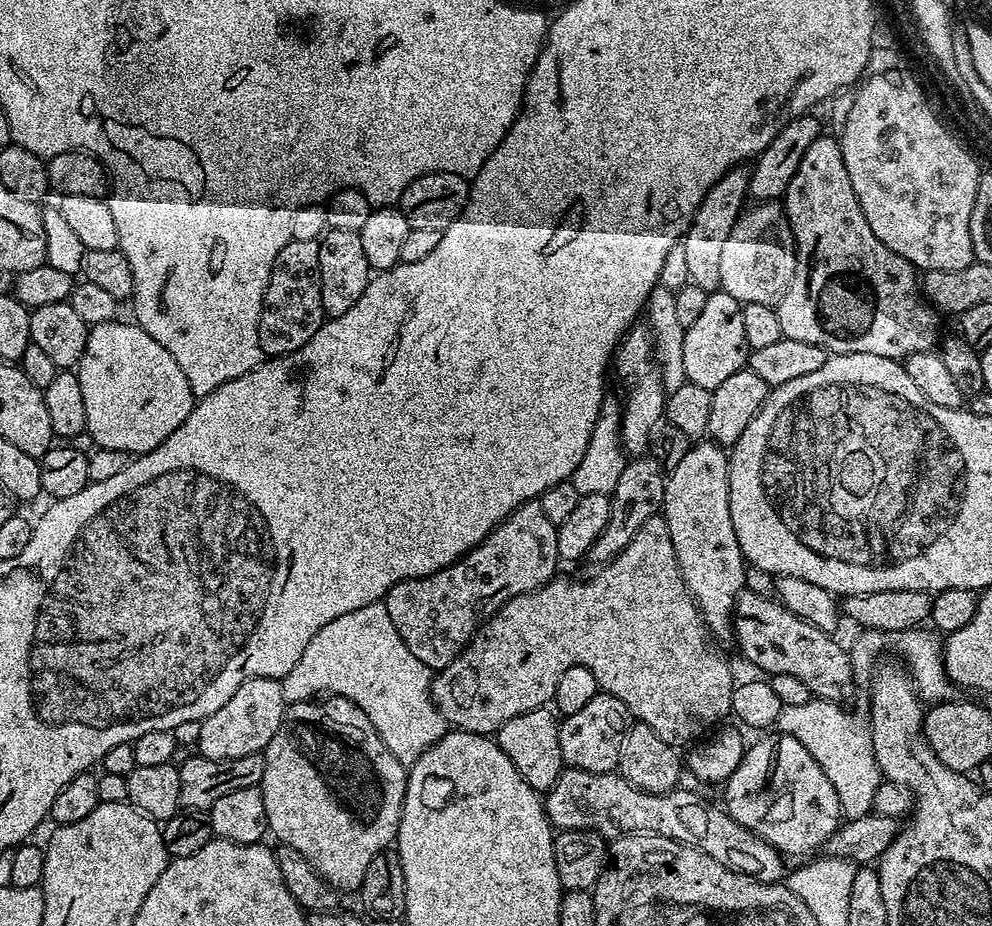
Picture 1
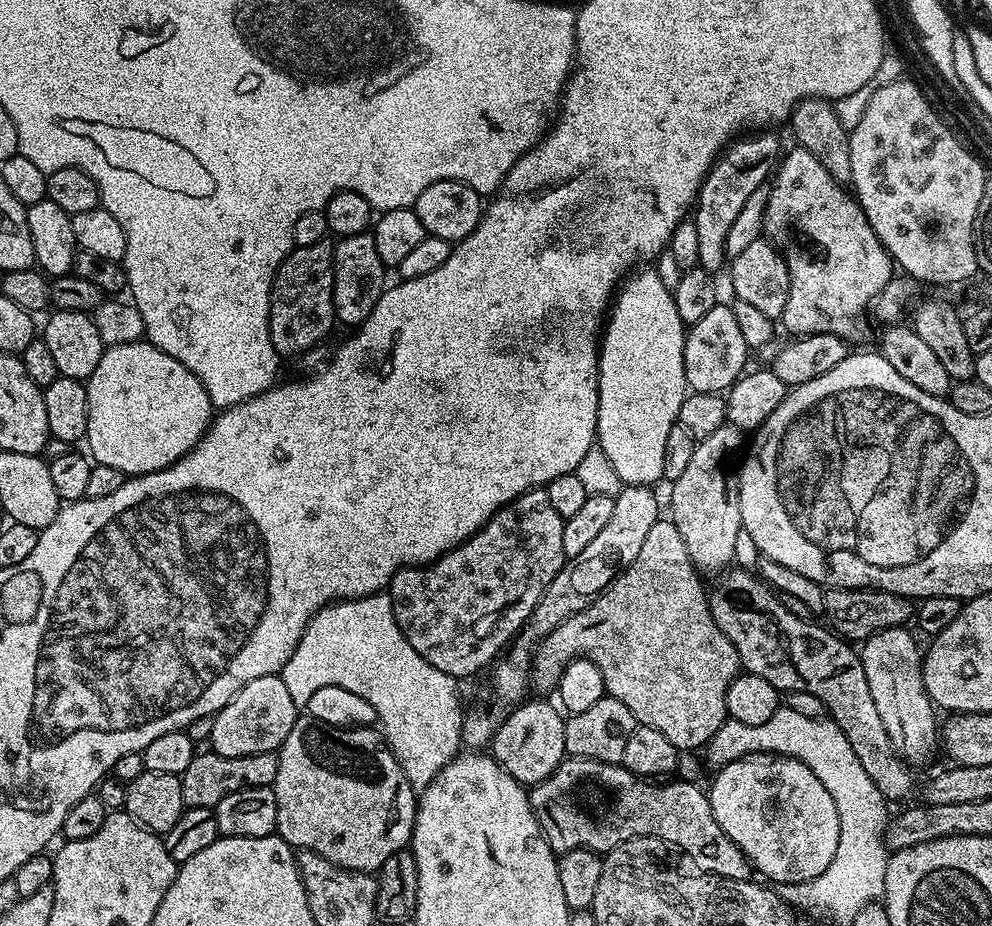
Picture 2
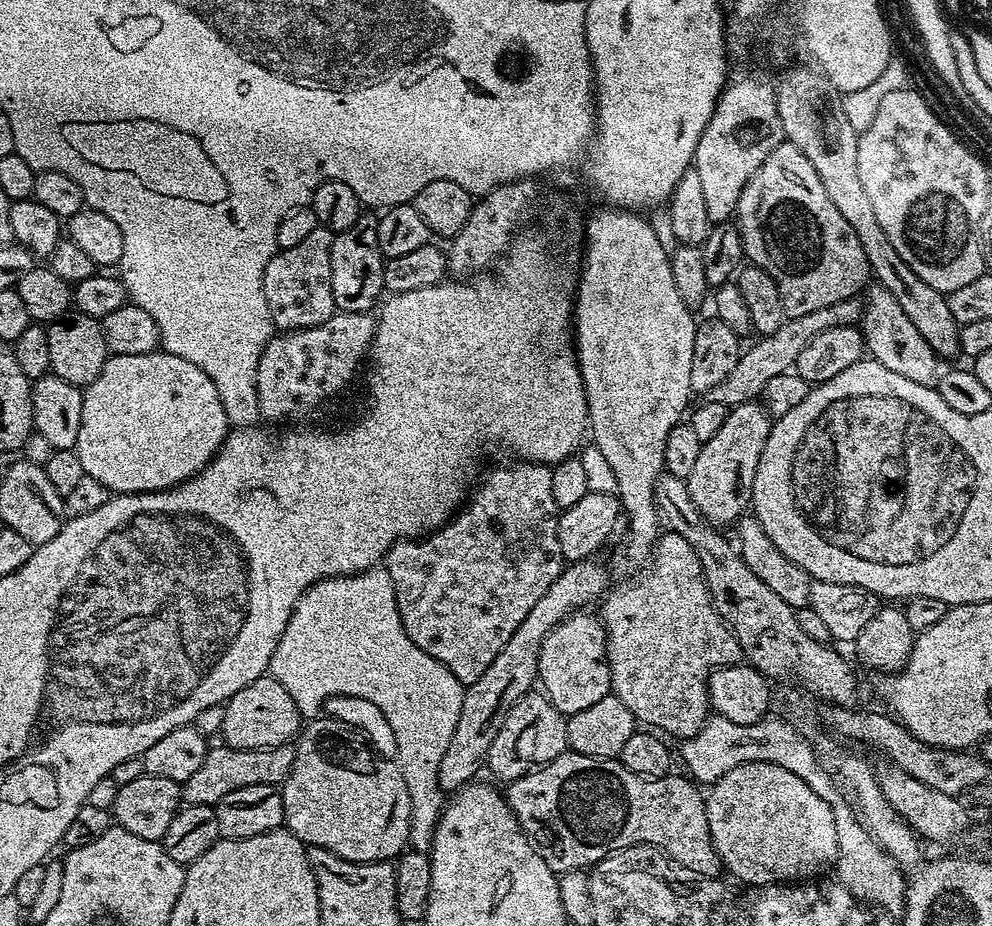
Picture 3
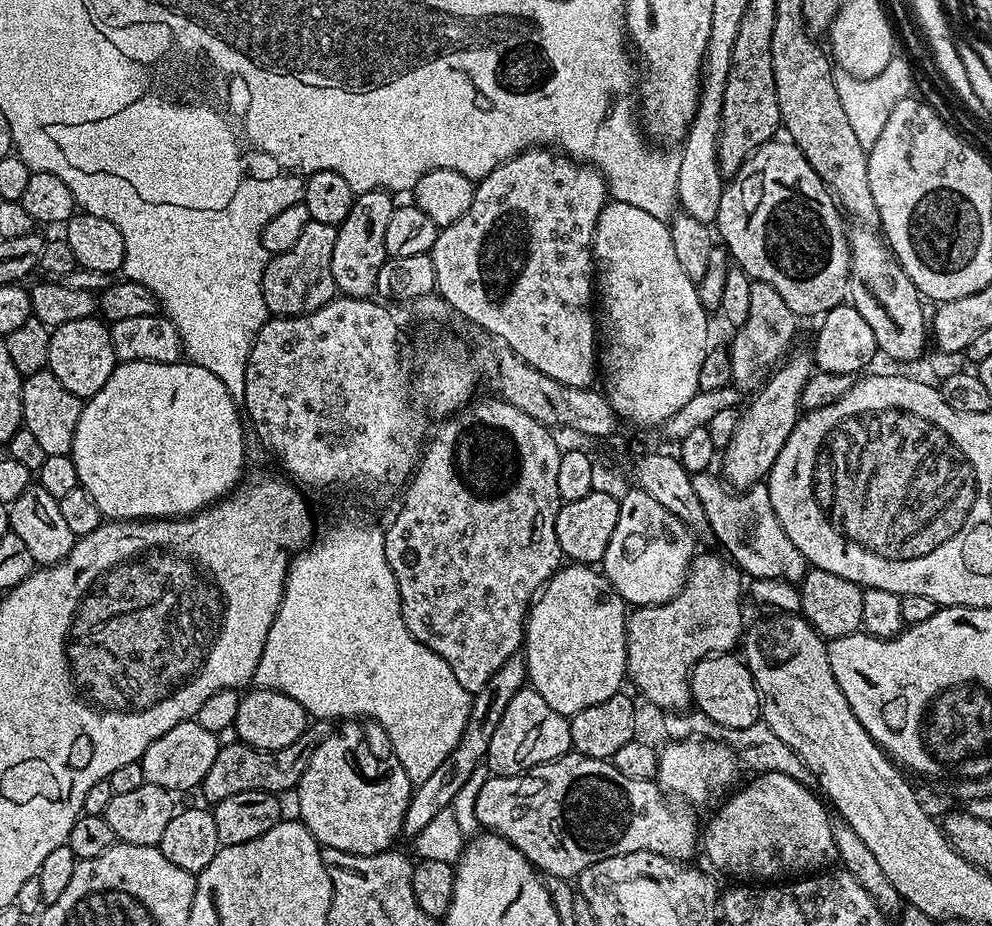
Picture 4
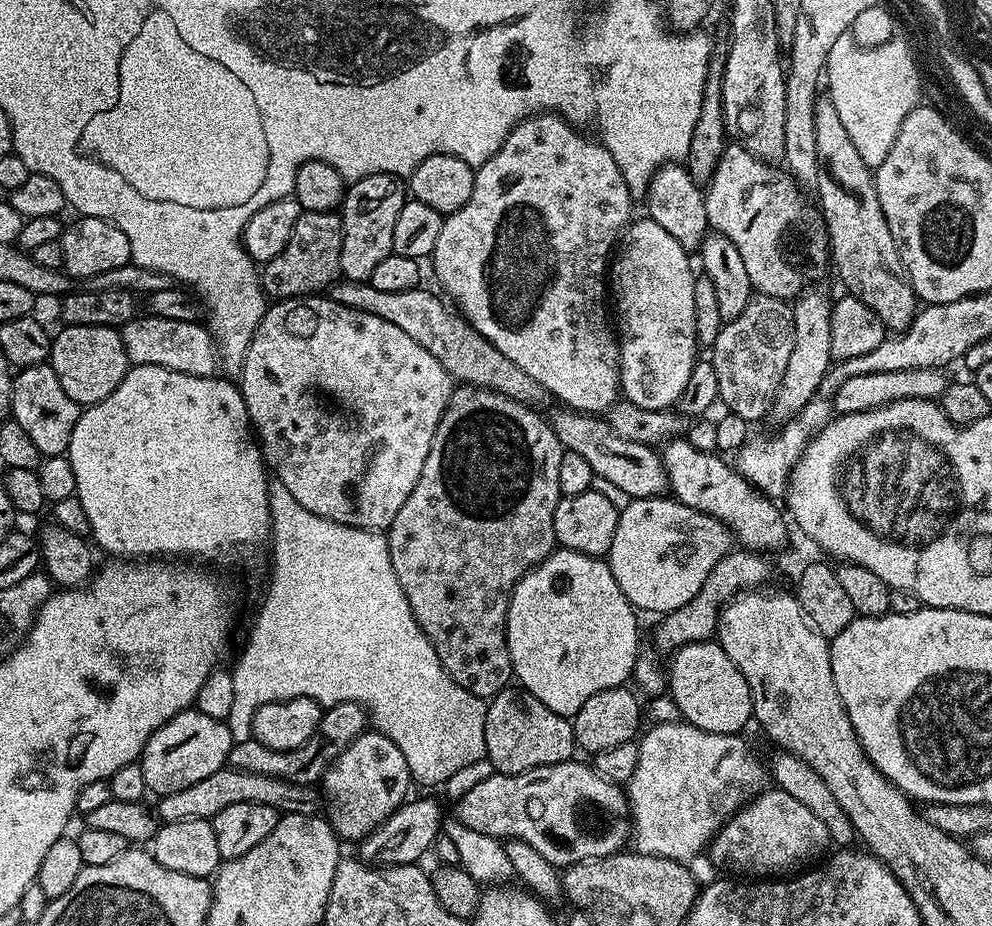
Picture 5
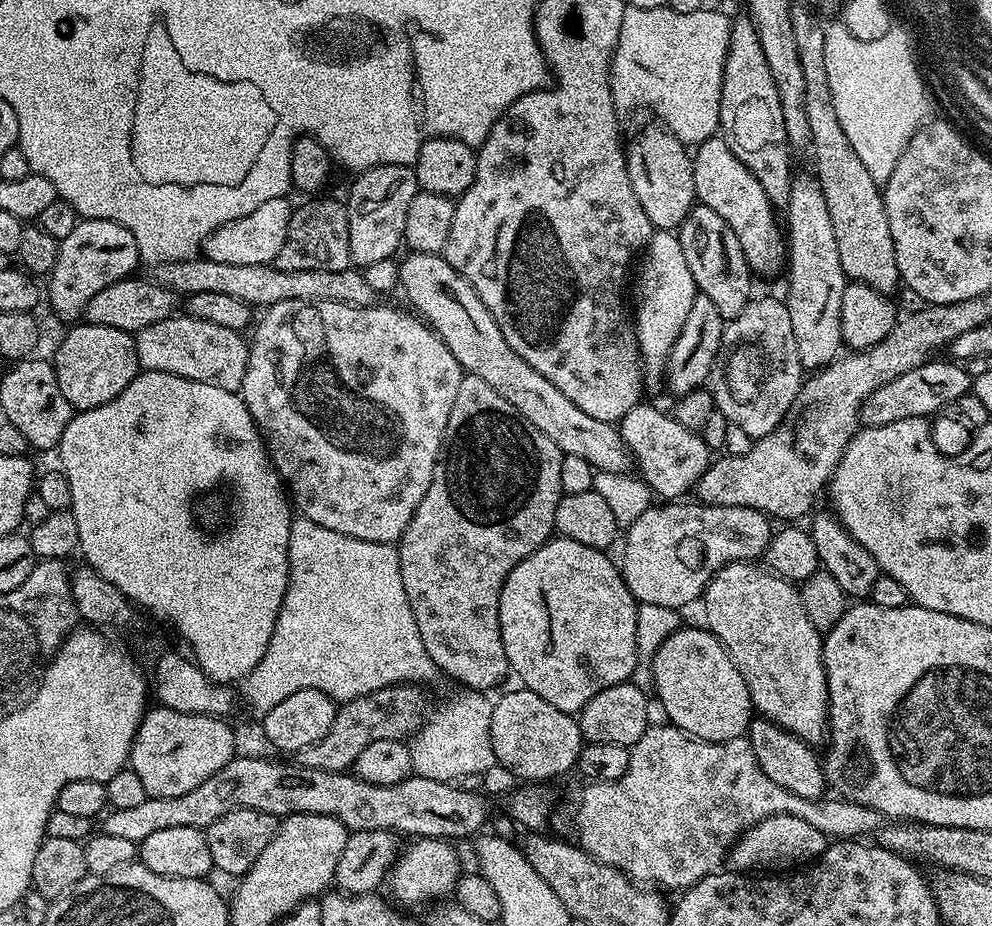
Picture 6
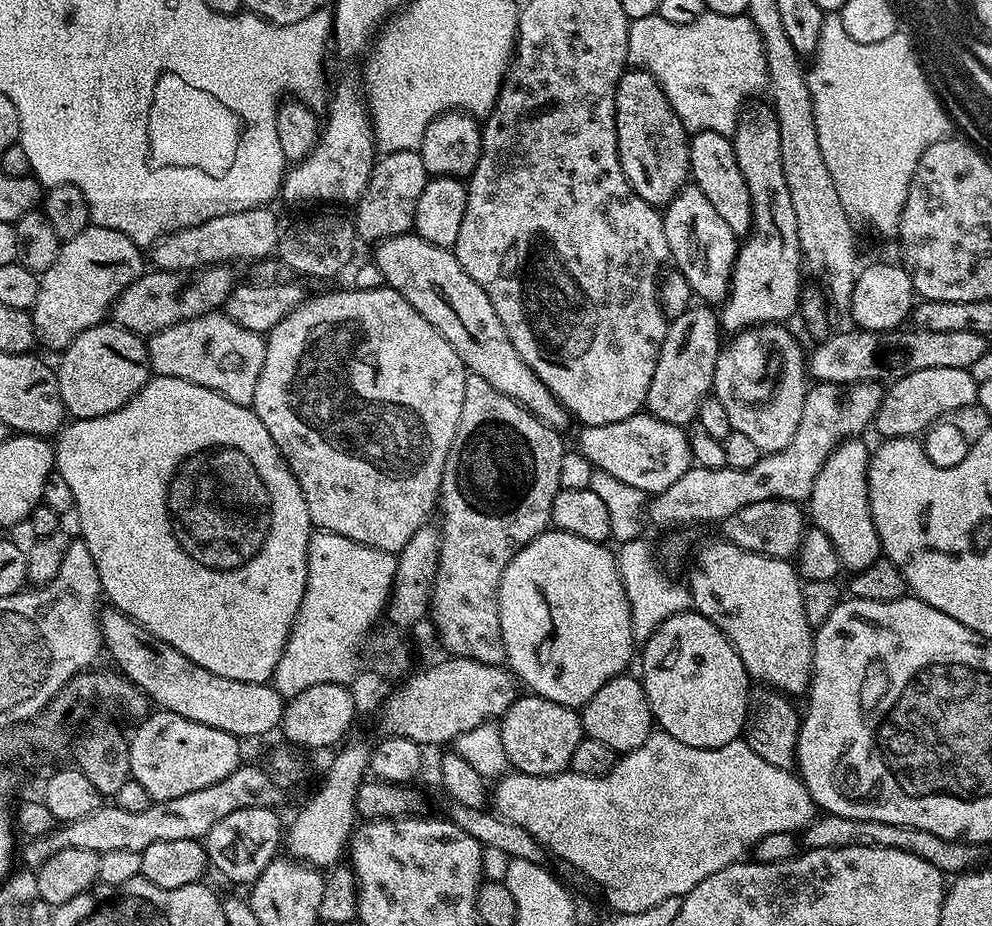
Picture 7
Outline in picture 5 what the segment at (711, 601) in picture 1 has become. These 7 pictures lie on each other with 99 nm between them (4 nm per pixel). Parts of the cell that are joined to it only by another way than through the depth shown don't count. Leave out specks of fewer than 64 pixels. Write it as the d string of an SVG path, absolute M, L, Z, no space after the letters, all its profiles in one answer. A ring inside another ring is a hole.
M805 290L792 304L794 314L794 350L790 353L790 362L786 365L786 374L782 374L780 389L772 403L771 415L783 422L791 416L797 416L820 391L820 383L826 378L828 369L832 367L832 351L830 350L830 318L833 301L828 300L824 292Z

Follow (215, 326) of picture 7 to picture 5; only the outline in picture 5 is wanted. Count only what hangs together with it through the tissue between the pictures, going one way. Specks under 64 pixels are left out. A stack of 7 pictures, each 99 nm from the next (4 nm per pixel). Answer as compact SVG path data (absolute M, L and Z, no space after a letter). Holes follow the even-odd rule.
M138 314L130 322L126 322L119 329L122 346L126 346L129 365L135 366L162 366L168 372L176 370L182 374L195 376L214 376L218 372L218 349L212 333L203 323L197 321L175 321L169 318L160 318L151 314Z

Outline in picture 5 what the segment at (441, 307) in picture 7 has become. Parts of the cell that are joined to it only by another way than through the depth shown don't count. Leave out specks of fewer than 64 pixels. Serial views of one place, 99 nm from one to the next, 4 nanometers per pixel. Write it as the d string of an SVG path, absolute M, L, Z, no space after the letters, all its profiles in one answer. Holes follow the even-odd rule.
M575 410L560 411L564 412L556 412L550 416L554 434L558 434L558 442L567 451L582 454L582 458L590 462L593 476L606 478L634 500L660 498L669 491L664 457L653 445L630 442L614 434L607 419L599 415L585 414Z

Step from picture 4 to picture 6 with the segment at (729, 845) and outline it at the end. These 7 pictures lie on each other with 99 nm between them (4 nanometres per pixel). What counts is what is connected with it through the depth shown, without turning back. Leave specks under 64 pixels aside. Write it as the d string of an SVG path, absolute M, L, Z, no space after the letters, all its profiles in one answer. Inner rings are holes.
M778 814L758 822L740 835L728 851L726 868L730 872L745 874L784 874L819 860L829 843L829 837L810 826L810 822L802 822L802 818L794 818L790 814Z

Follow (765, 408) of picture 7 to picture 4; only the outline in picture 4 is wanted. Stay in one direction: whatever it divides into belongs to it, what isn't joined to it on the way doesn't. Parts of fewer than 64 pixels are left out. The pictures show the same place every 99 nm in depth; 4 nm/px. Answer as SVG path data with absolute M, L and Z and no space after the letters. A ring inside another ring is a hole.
M761 280L752 281L750 314L746 314L746 322L735 329L736 337L728 348L728 357L732 367L732 384L737 389L756 390L763 385L773 366L789 351L788 346L796 336L796 324L798 324L797 316L792 313L790 306L786 306L782 294L778 294L774 286Z

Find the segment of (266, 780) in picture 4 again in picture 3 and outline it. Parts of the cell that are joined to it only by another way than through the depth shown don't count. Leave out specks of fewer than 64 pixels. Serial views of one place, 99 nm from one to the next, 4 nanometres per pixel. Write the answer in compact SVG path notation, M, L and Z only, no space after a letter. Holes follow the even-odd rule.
M295 743L274 746L273 748L263 748L262 750L238 750L227 746L209 747L206 758L202 758L202 766L190 774L190 778L184 781L182 785L182 796L188 804L211 804L213 806L226 798L226 794L231 794L233 790L242 790L242 786L280 786L283 785L284 779L290 774L294 766L296 757Z

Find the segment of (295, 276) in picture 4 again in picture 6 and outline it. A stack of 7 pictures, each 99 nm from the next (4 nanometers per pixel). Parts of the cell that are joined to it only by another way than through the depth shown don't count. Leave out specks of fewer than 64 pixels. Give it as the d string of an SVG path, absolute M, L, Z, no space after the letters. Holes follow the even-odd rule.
M324 198L309 199L309 204L293 211L286 242L282 242L282 250L278 250L274 261L278 270L342 270L352 264L347 203L343 199L320 199Z

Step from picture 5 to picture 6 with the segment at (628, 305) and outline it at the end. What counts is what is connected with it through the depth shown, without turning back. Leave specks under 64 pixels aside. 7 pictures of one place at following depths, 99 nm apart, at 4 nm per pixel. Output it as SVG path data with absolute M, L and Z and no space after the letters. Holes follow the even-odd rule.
M670 230L655 231L639 259L634 284L634 327L644 370L644 387L656 392L665 383L668 355L689 317L690 306L697 294L696 283L686 263L679 237Z

